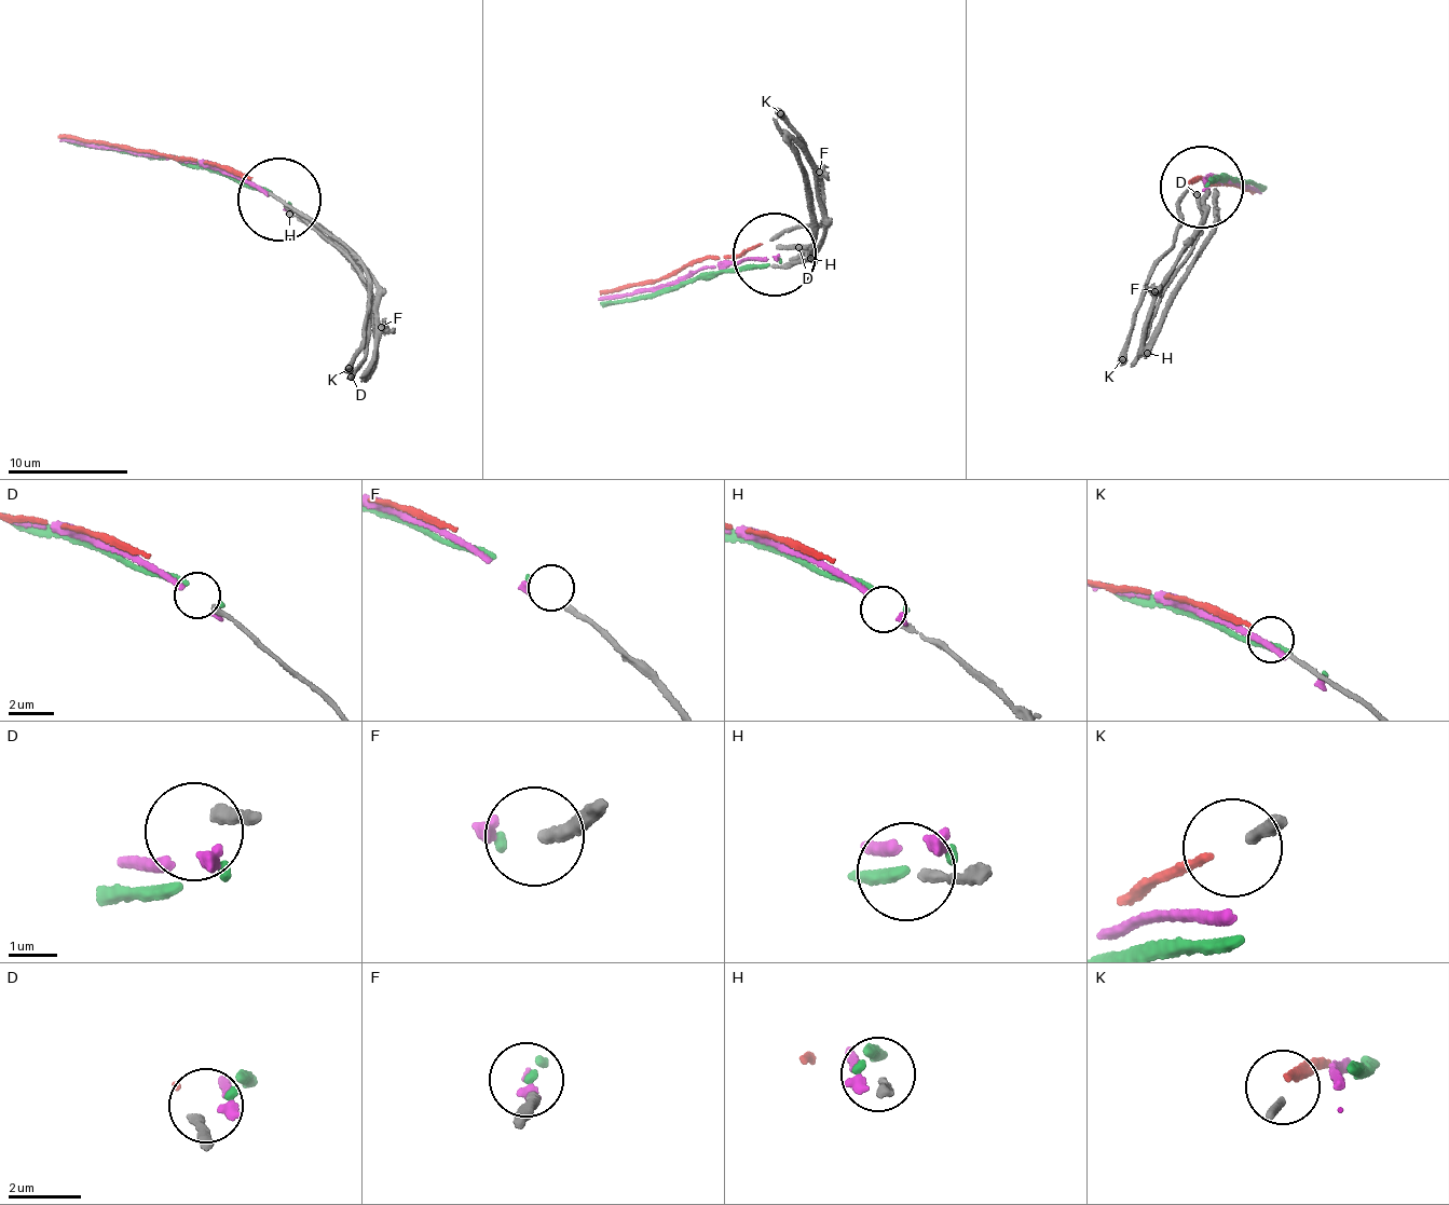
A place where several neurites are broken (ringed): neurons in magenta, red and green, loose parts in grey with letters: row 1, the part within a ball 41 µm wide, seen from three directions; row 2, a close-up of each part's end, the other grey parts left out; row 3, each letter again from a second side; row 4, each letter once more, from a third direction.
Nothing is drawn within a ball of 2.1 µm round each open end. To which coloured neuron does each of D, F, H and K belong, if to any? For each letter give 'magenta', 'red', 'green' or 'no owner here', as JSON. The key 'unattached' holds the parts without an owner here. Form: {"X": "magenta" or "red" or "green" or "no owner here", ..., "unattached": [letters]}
{"D": "no owner here", "F": "green", "H": "no owner here", "K": "red", "unattached": ["D", "H"]}

